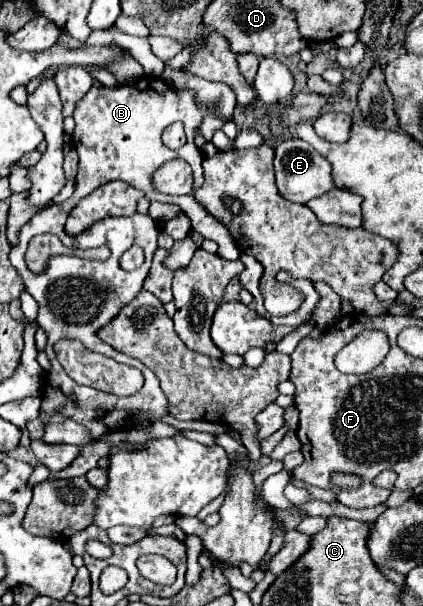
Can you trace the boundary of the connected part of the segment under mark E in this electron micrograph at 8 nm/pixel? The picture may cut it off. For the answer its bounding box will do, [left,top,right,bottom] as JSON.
[275,138,335,204]

